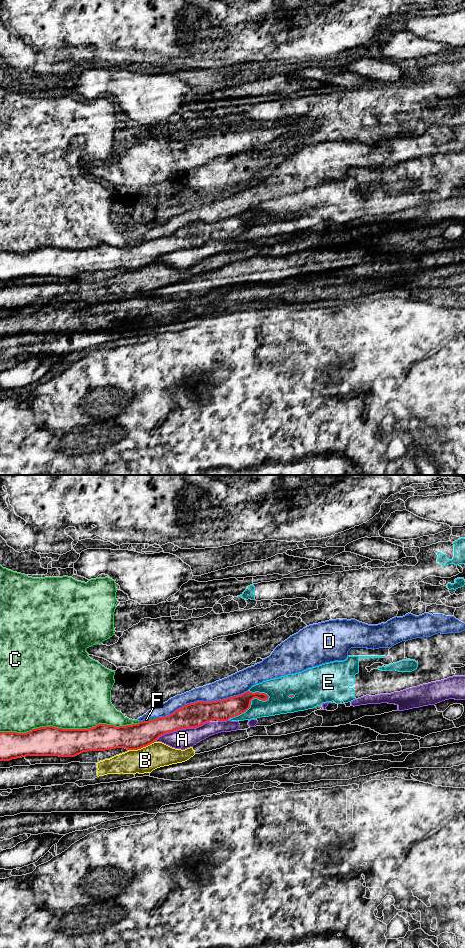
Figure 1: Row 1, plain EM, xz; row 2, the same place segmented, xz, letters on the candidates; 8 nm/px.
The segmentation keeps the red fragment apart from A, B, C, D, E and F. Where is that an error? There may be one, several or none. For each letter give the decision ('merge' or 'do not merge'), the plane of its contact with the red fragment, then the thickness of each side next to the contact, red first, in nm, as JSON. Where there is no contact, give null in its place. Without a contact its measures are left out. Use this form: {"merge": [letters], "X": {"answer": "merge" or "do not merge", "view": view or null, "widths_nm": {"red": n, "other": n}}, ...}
{"merge": [], "A": {"answer": "do not merge", "view": "xz", "widths_nm": {"red": 200, "other": 160}}, "B": {"answer": "do not merge", "view": "xz", "widths_nm": {"red": 200, "other": 200}}, "C": {"answer": "do not merge", "view": "xz", "widths_nm": {"red": 240, "other": 500}}, "D": {"answer": "do not merge", "view": "xz", "widths_nm": {"red": 200, "other": 160}}, "E": {"answer": "do not merge", "view": "xz", "widths_nm": {"red": 180, "other": 190}}, "F": {"answer": "do not merge", "view": "xz", "widths_nm": {"red": 200, "other": 30}}}

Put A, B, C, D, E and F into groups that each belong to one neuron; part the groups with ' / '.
A / B / C D F / E

